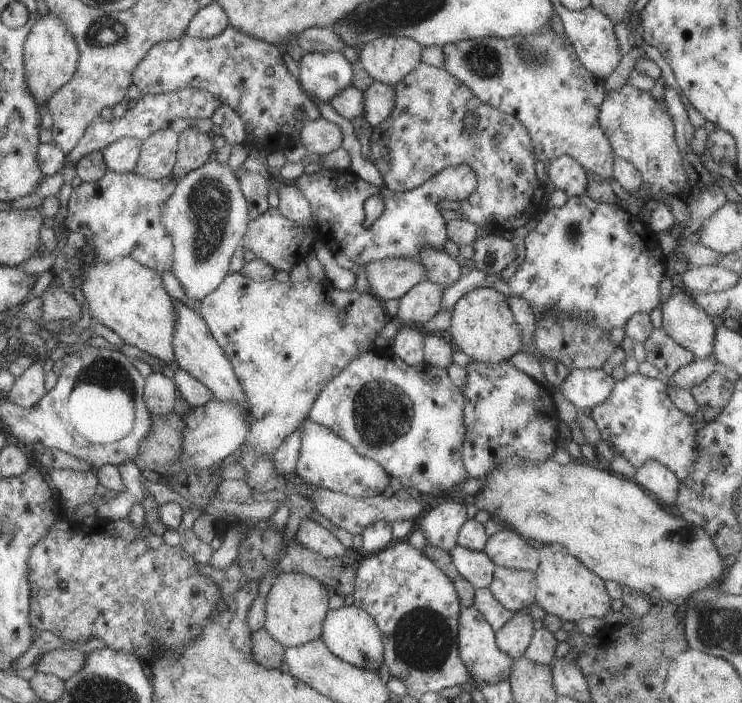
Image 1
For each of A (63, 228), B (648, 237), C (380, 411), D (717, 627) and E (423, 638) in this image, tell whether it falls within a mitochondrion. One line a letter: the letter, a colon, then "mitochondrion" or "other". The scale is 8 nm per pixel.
A: other
B: other
C: mitochondrion
D: mitochondrion
E: mitochondrion

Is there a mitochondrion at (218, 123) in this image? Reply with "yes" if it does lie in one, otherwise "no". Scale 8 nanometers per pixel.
no

